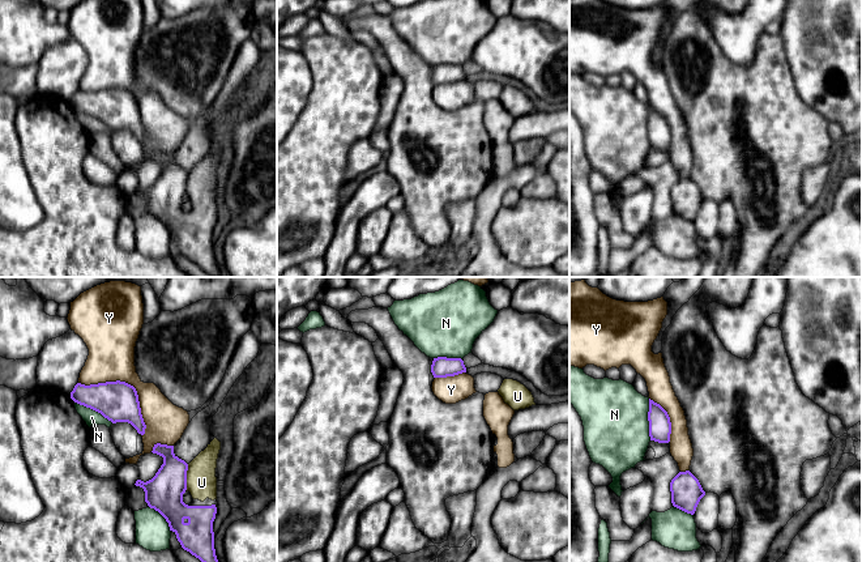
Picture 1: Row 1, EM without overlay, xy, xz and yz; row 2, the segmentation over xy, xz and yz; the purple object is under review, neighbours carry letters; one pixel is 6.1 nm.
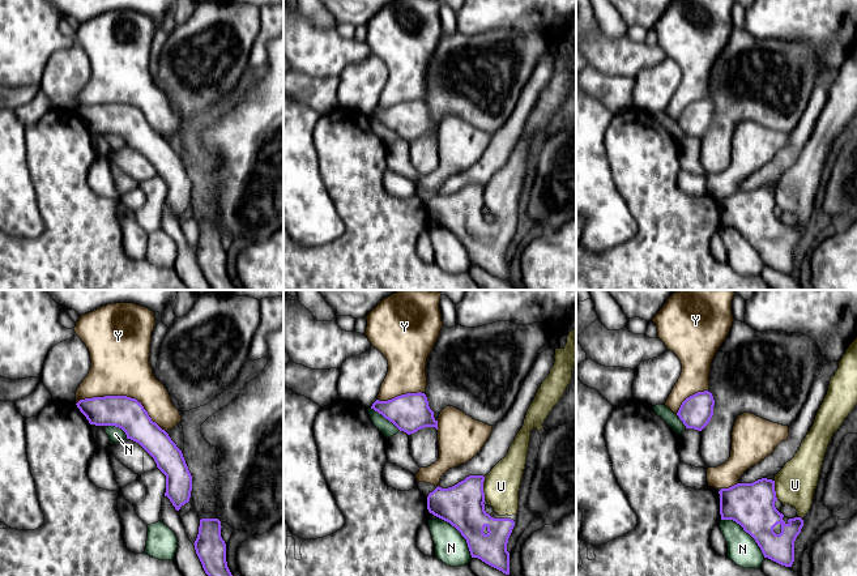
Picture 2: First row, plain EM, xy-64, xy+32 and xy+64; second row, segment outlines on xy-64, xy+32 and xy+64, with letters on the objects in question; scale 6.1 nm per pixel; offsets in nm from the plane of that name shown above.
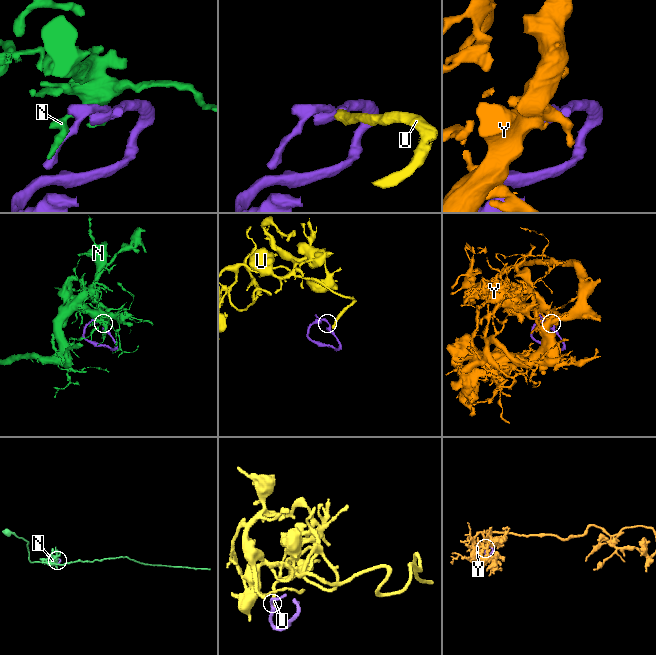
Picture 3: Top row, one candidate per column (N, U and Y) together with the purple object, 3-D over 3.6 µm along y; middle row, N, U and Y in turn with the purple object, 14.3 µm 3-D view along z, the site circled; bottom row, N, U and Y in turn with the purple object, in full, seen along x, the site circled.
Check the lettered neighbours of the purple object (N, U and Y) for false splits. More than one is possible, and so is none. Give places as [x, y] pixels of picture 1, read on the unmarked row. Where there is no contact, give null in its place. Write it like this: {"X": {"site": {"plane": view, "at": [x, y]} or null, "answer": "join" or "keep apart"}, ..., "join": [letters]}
{"N": {"site": {"plane": "yz", "at": [648, 127]}, "answer": "keep apart"}, "U": {"site": {"plane": "xy", "at": [186, 184]}, "answer": "join"}, "Y": {"site": {"plane": "xy", "at": [129, 92]}, "answer": "keep apart"}, "join": ["U"]}

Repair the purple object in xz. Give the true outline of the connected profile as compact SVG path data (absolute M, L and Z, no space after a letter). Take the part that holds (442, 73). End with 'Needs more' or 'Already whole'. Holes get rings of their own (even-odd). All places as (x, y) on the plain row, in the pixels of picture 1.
M434 65L431 72L431 80L434 85L447 85L466 80L466 74L461 65Z. Already whole

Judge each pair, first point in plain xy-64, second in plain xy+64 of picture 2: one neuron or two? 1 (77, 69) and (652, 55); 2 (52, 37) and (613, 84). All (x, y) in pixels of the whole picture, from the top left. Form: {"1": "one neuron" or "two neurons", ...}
{"1": "two neurons", "2": "two neurons"}

